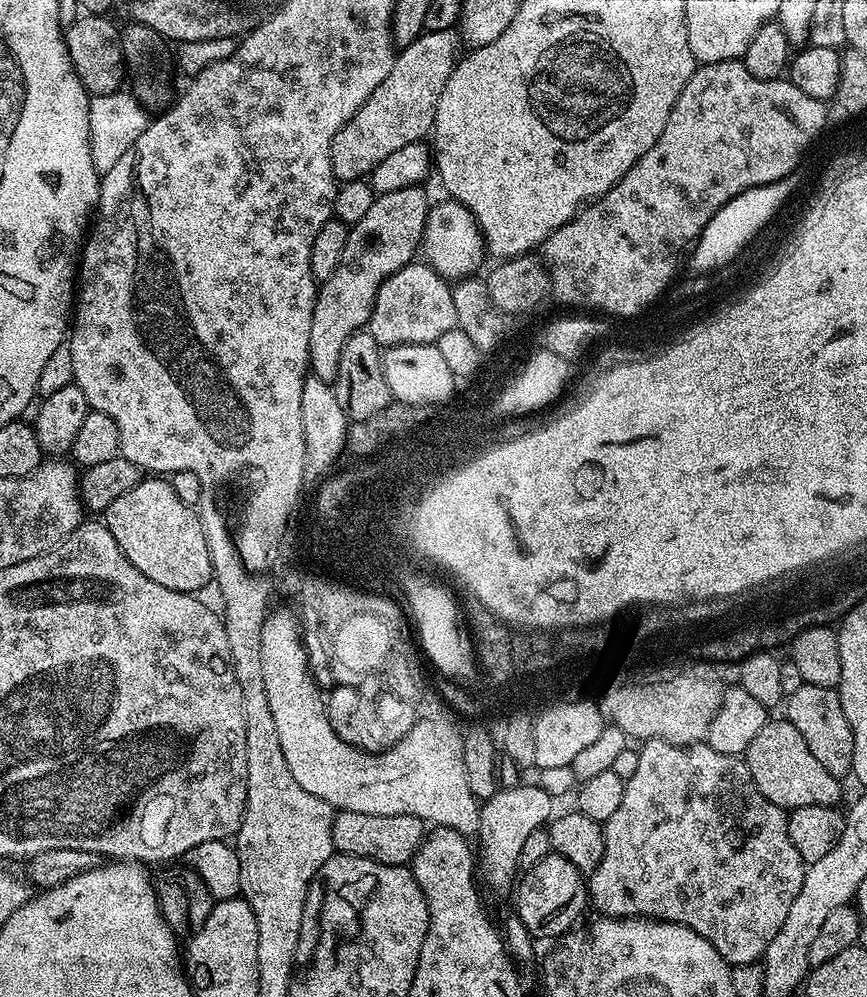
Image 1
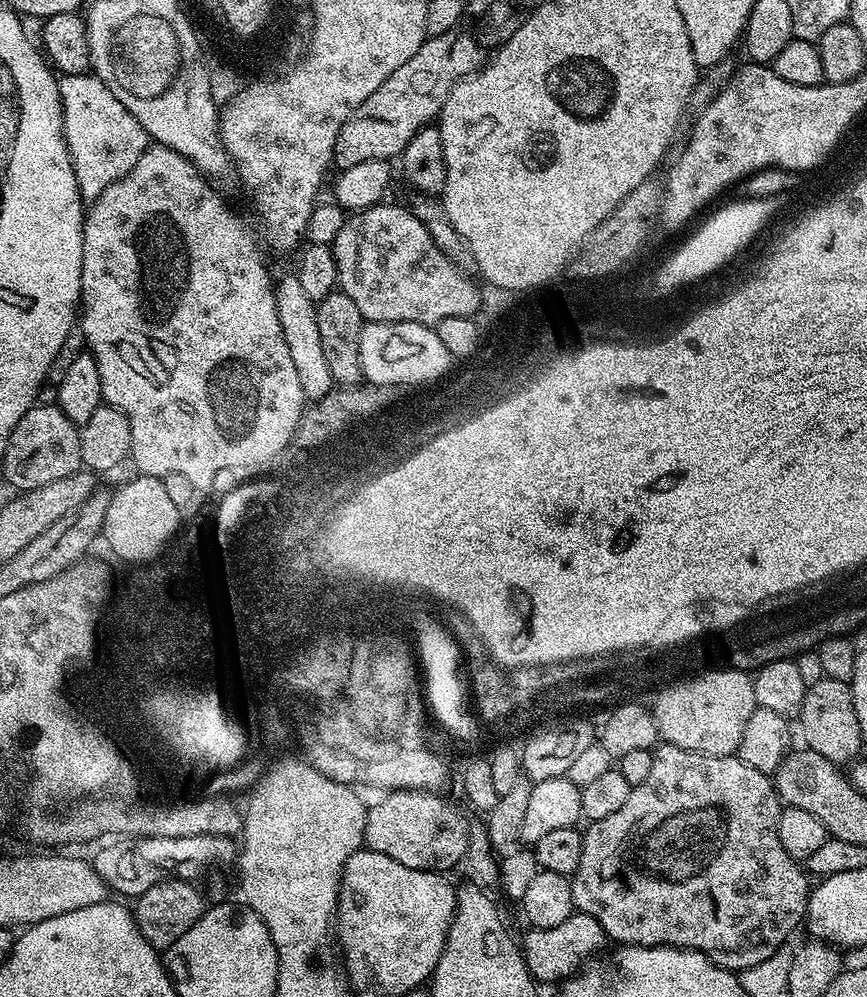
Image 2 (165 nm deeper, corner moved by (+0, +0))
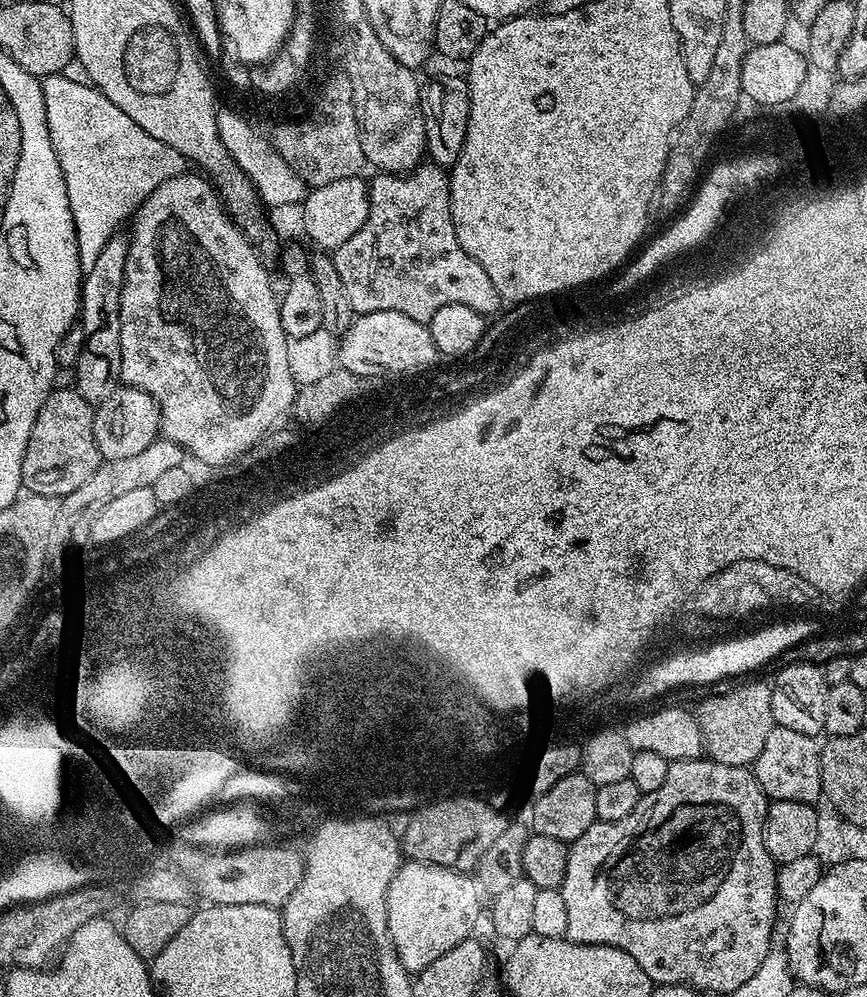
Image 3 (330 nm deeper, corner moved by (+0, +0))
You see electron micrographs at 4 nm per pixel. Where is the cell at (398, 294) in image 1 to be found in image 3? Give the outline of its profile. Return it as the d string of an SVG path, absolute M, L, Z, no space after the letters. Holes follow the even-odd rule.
M425 162L412 172L380 172L370 180L368 213L362 230L331 253L353 313L394 310L427 324L442 306L470 306L485 318L501 311L498 286L462 250L458 234L454 234L448 177L445 169Z

